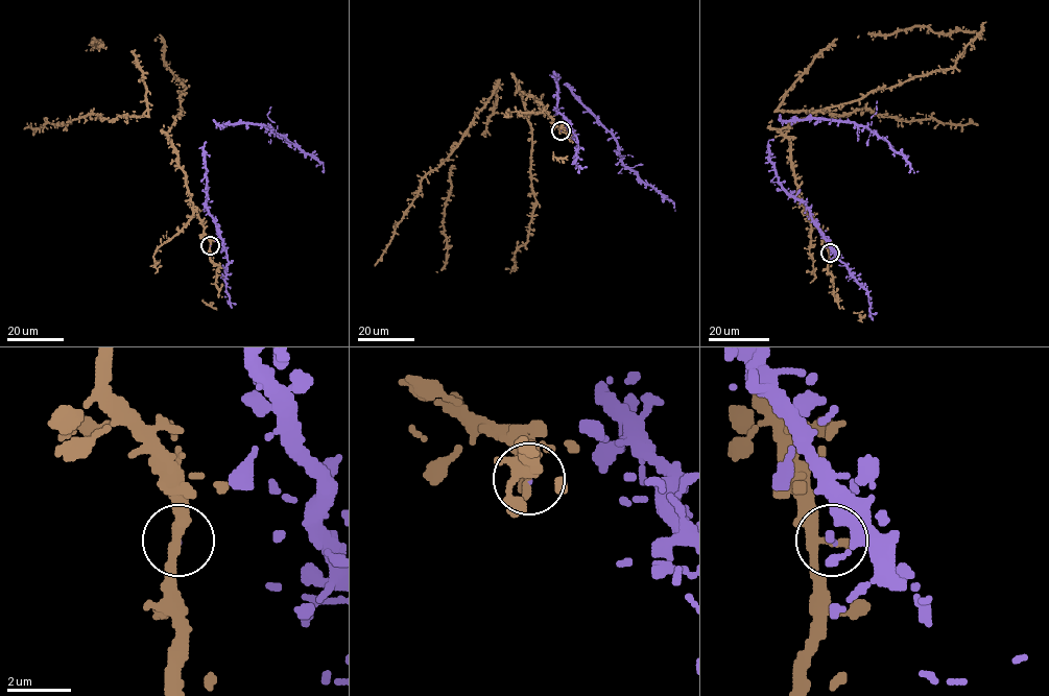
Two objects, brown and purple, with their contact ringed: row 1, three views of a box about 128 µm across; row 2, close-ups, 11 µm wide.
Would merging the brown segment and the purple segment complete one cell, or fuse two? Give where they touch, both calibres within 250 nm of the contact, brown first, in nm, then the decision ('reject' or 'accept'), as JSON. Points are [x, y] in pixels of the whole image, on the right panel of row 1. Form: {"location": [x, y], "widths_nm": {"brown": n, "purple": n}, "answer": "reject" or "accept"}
{"location": [830, 253], "widths_nm": {"brown": 320, "purple": 70}, "answer": "accept"}

